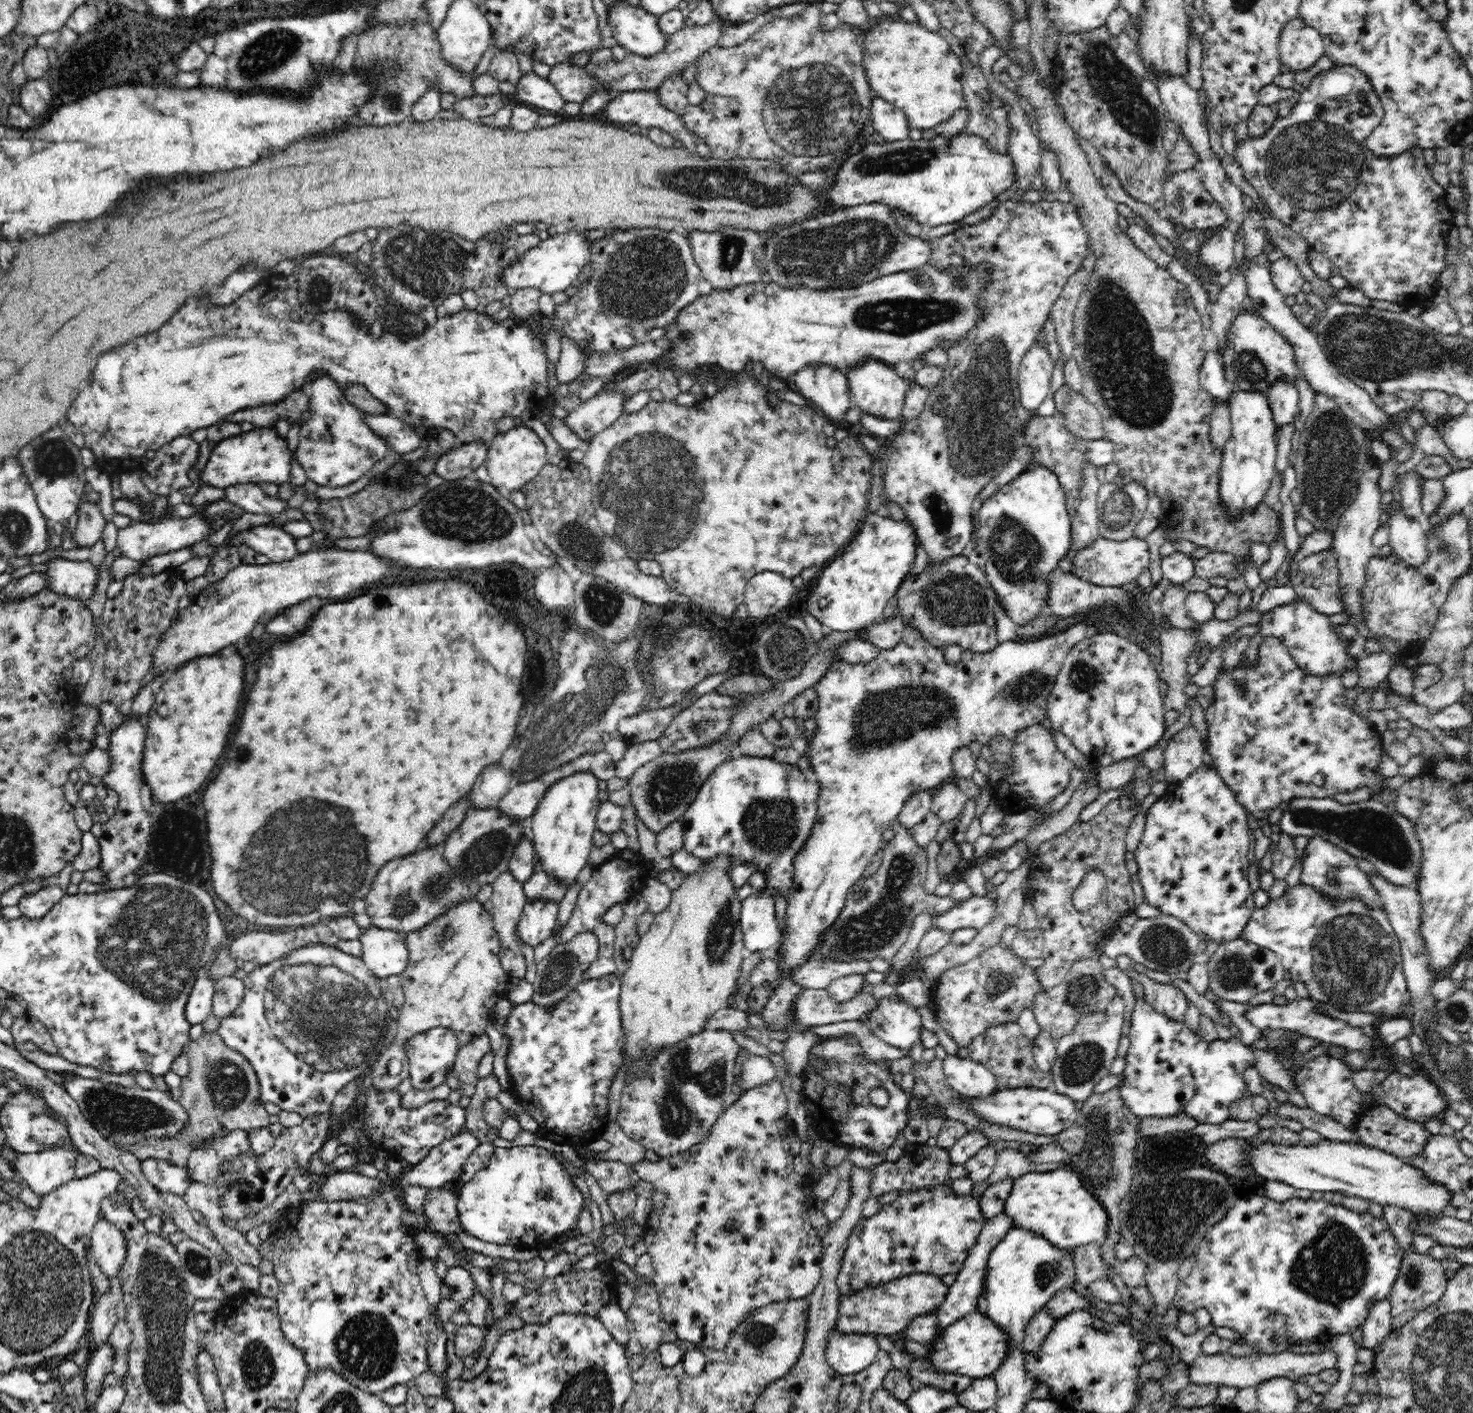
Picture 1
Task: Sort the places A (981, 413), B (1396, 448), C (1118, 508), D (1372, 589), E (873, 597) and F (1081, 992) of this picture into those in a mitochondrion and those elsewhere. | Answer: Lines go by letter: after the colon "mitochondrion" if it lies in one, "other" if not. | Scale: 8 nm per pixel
A: mitochondrion
B: other
C: mitochondrion
D: other
E: other
F: mitochondrion

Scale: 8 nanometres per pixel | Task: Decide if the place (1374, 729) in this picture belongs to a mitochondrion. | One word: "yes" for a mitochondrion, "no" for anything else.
no

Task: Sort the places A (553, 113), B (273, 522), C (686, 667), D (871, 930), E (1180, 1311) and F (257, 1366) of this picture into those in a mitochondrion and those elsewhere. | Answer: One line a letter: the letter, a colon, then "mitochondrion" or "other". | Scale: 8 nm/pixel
A: other
B: other
C: other
D: mitochondrion
E: other
F: mitochondrion

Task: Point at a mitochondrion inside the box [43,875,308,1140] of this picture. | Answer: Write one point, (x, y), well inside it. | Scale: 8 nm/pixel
(118, 1114)

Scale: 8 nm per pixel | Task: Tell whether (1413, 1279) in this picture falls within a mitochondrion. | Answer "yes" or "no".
yes

